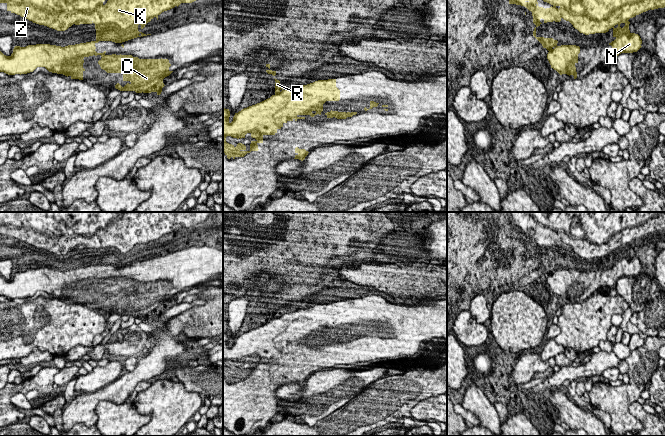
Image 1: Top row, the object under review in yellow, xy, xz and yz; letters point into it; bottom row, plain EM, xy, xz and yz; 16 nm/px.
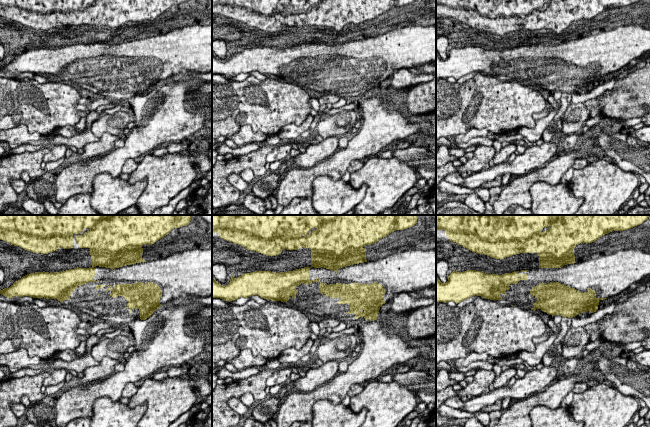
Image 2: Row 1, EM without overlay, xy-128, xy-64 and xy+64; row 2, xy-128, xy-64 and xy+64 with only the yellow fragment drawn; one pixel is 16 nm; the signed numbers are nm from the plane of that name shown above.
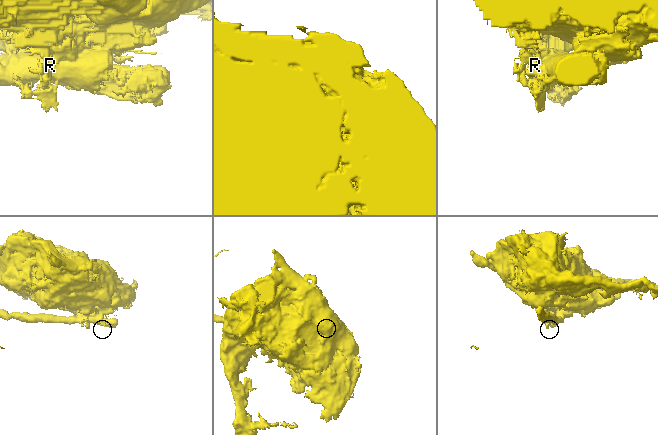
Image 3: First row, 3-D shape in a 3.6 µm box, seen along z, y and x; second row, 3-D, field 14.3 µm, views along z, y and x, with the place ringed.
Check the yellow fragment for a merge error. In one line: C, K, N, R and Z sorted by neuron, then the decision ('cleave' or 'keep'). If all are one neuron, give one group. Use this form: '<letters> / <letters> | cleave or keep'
C / K N R Z | cleave

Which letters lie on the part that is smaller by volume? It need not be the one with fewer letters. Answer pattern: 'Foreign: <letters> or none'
Foreign: C

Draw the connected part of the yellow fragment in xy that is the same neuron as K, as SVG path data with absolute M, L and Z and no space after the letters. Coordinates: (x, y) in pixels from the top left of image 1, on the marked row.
M0 0L7 4L7 11L20 15L33 23L44 25L57 31L65 31L73 24L95 24L96 40L89 48L85 44L68 45L75 60L106 53L97 53L95 44L99 41L123 43L147 36L138 31L154 17L181 3L196 0Z

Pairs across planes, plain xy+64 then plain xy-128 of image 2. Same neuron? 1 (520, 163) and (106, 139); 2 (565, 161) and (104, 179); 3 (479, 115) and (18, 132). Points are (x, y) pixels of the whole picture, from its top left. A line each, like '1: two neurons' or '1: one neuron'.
1: one neuron
2: two neurons
3: two neurons

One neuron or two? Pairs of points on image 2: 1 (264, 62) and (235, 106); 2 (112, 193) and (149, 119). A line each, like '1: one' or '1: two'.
1: two
2: two

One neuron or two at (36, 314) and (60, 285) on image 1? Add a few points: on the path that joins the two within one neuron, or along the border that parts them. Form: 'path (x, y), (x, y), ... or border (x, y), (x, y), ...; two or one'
border (49, 295), (60, 298); two

